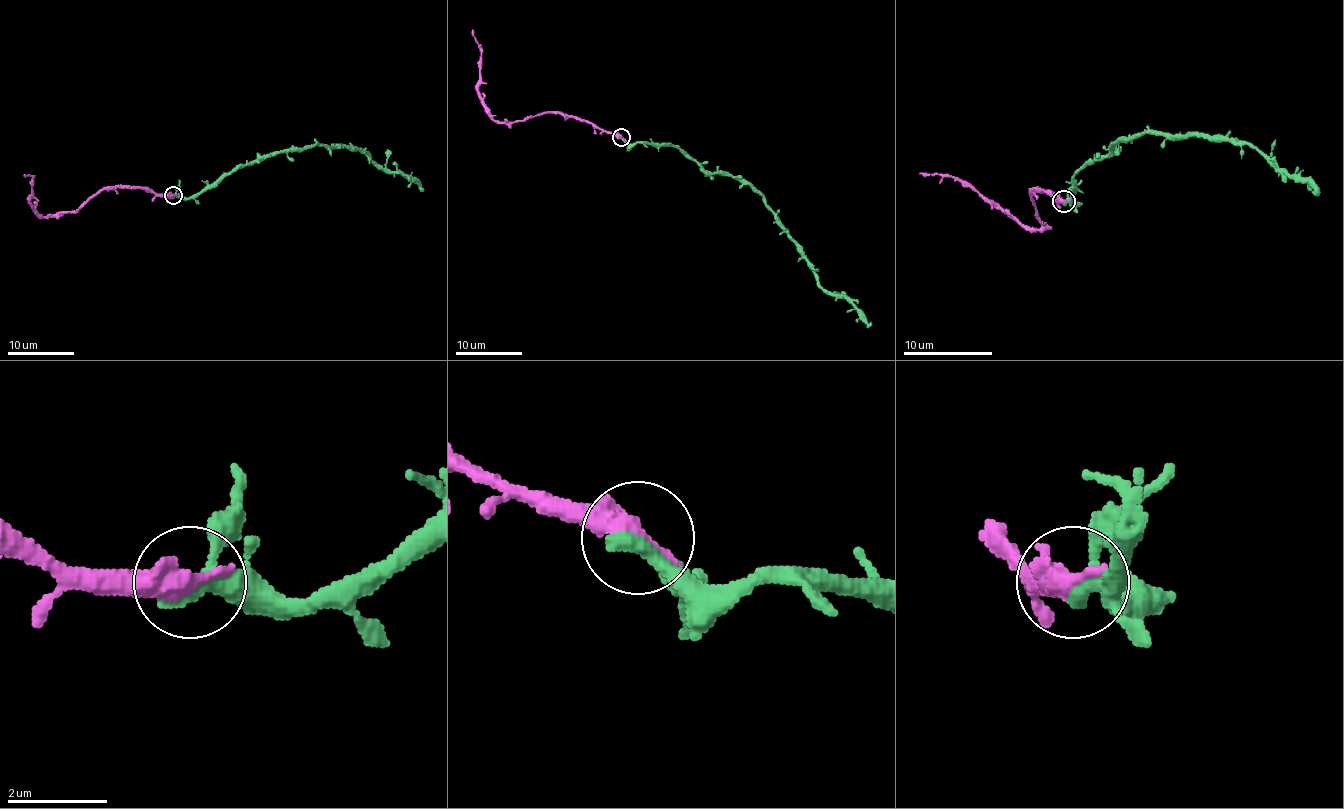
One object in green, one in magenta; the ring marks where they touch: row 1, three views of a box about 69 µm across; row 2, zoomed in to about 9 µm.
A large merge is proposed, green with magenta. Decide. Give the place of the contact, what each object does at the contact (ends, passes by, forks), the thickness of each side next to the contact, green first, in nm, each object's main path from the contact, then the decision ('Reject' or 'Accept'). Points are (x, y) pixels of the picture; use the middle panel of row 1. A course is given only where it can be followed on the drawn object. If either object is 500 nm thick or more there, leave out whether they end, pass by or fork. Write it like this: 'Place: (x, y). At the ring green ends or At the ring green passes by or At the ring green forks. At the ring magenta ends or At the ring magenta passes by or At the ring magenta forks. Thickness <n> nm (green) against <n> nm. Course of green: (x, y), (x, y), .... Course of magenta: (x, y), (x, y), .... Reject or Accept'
Place: (621, 137). Thickness 320 nm (green) against 500 nm. Course of green: (620, 136), (630, 143), (670, 143), (712, 173), (744, 178), (762, 196), (825, 290), (842, 295), (872, 325). Course of magenta: (620, 136), (590, 123), (550, 113), (539, 113), (524, 121), (497, 121), (479, 93), (480, 53), (472, 30). Accept

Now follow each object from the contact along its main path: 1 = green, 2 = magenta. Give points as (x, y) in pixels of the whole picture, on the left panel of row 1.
1: (172, 196), (197, 197), (264, 156), (304, 151), (314, 144), (364, 151), (377, 166), (401, 171), (424, 191)
2: (172, 196), (159, 196), (142, 187), (102, 189), (76, 211), (41, 216), (31, 204), (32, 177), (24, 174)

